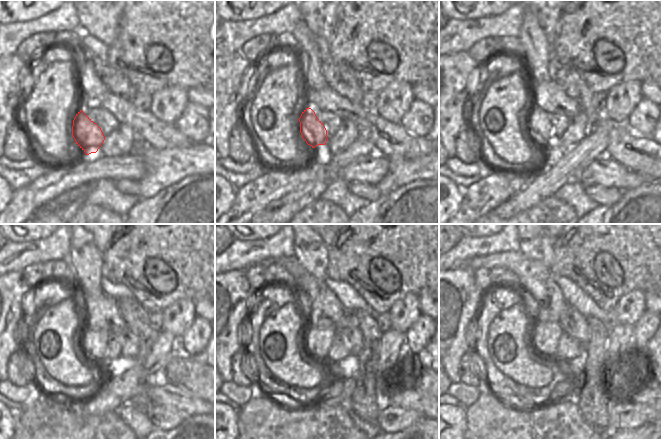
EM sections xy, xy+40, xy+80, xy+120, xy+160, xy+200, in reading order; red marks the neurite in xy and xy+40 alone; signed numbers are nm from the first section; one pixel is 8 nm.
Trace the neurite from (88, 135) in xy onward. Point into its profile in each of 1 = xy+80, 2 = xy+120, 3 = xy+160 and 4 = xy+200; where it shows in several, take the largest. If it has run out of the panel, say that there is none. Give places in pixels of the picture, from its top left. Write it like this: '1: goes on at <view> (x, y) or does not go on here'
1: goes on at xy+80 (539, 126)
2: goes on at xy+120 (93, 342)
3: goes on at xy+160 (317, 342)
4: goes on at xy+200 (545, 335)

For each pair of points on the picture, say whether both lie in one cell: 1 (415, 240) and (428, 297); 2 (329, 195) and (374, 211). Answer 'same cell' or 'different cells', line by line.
1: different cells
2: different cells

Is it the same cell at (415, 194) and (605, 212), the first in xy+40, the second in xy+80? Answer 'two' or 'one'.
one

